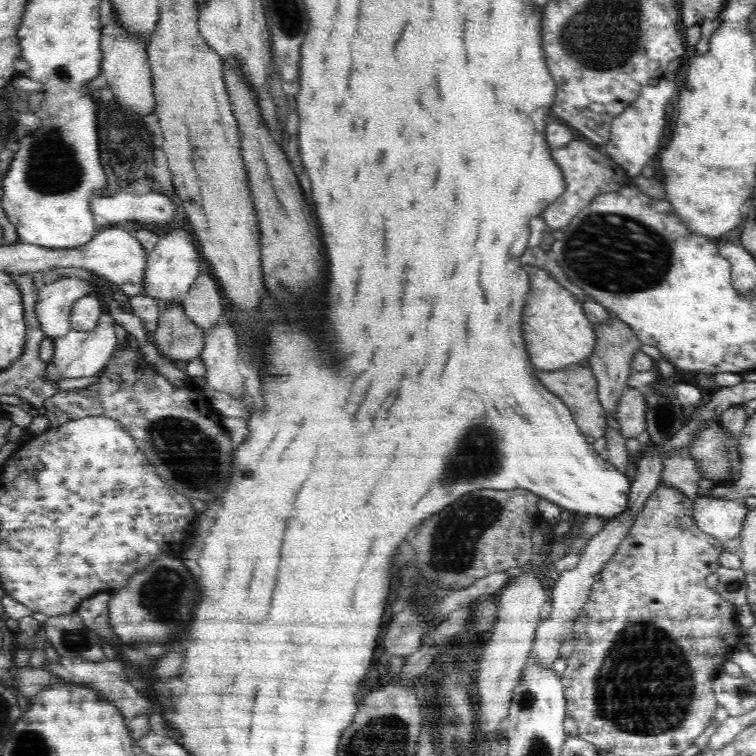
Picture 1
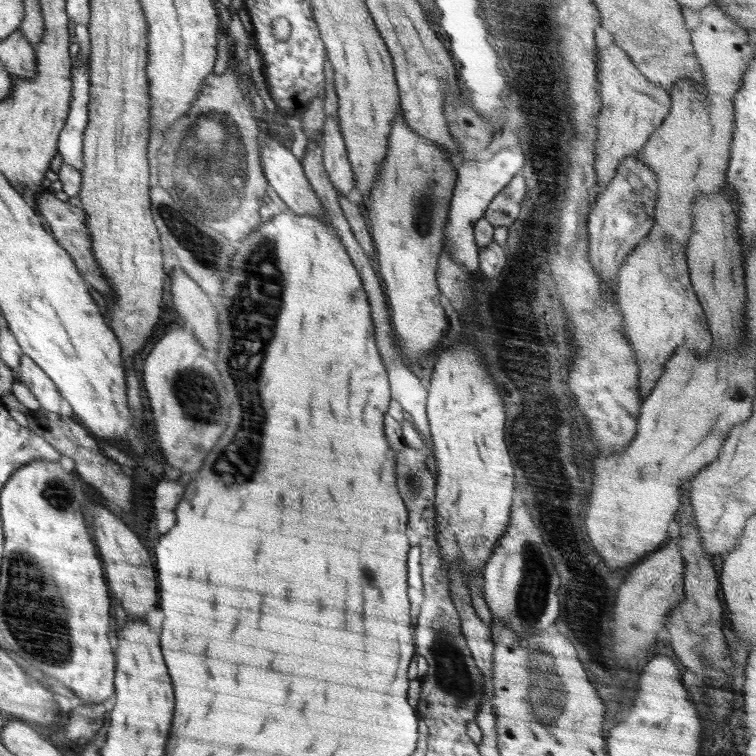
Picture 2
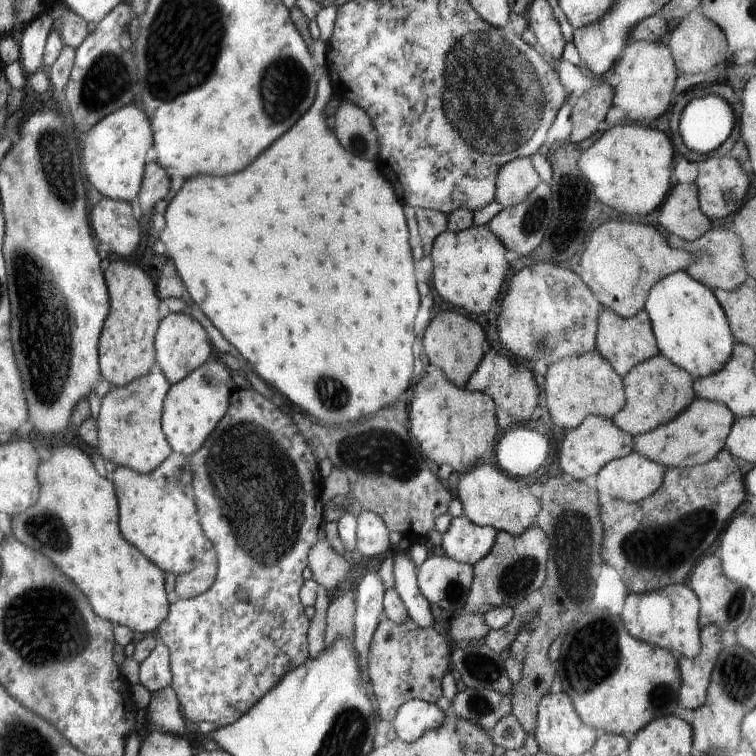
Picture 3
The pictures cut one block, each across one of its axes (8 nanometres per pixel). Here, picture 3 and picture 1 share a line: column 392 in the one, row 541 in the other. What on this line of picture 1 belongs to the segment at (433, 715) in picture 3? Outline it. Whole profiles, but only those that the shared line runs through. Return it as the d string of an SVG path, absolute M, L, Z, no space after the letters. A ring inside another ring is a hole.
M698 497L693 502L697 527L712 538L726 543L739 536L747 515L747 505L725 498Z

